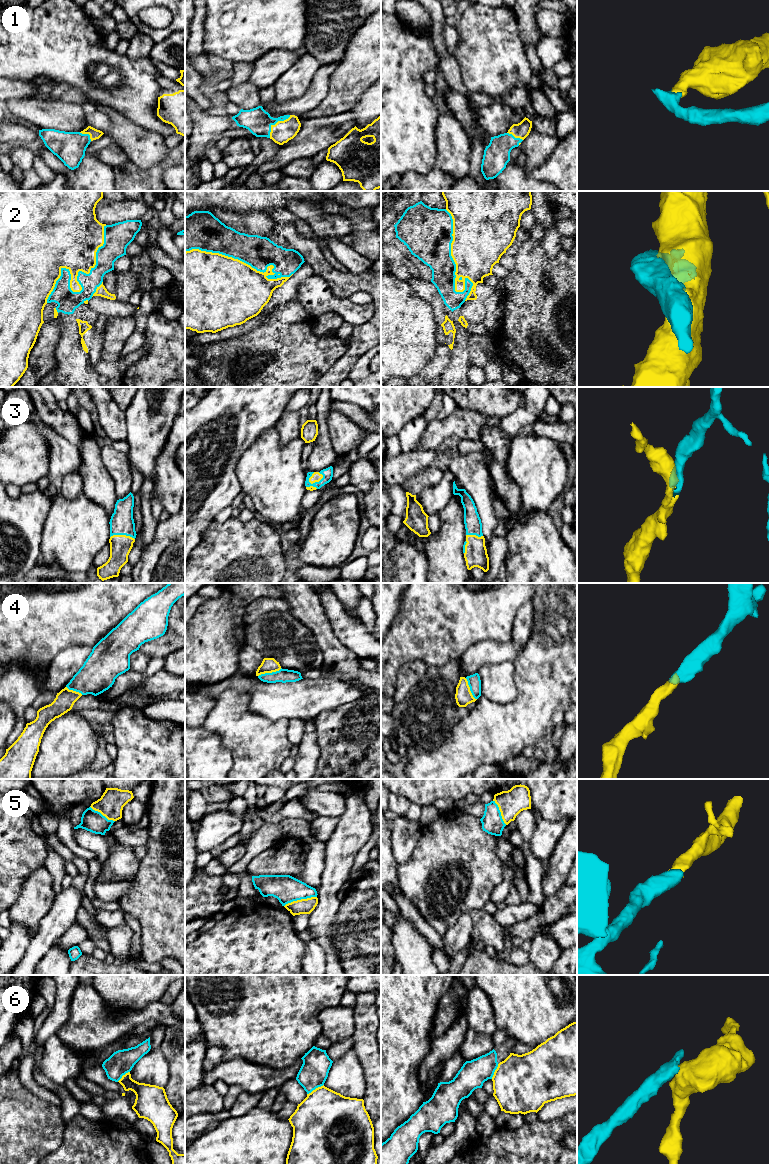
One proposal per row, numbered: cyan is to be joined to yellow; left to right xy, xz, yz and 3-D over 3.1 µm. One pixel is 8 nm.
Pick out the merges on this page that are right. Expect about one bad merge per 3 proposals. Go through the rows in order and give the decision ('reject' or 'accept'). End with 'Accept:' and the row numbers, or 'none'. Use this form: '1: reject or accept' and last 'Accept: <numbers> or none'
1: accept
2: reject
3: accept
4: accept
5: accept
6: reject
Accept: 1, 3, 4, 5

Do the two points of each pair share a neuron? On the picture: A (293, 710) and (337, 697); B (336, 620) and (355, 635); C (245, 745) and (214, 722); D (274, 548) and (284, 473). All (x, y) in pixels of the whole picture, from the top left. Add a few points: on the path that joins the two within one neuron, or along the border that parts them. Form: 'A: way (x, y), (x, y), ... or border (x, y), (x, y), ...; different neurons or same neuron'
A: way (304, 699), (307, 697), (326, 697); same neuron
B: way (341, 622), (350, 631); same neuron
C: way (237, 737), (222, 722); same neuron
D: border (268, 520), (276, 526); different neurons

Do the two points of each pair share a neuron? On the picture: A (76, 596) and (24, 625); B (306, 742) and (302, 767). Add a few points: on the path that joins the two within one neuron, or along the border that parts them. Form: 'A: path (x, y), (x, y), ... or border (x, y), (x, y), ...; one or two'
A: path (63, 596), (59, 596), (37, 618); one
B: path (306, 748), (306, 761); one

